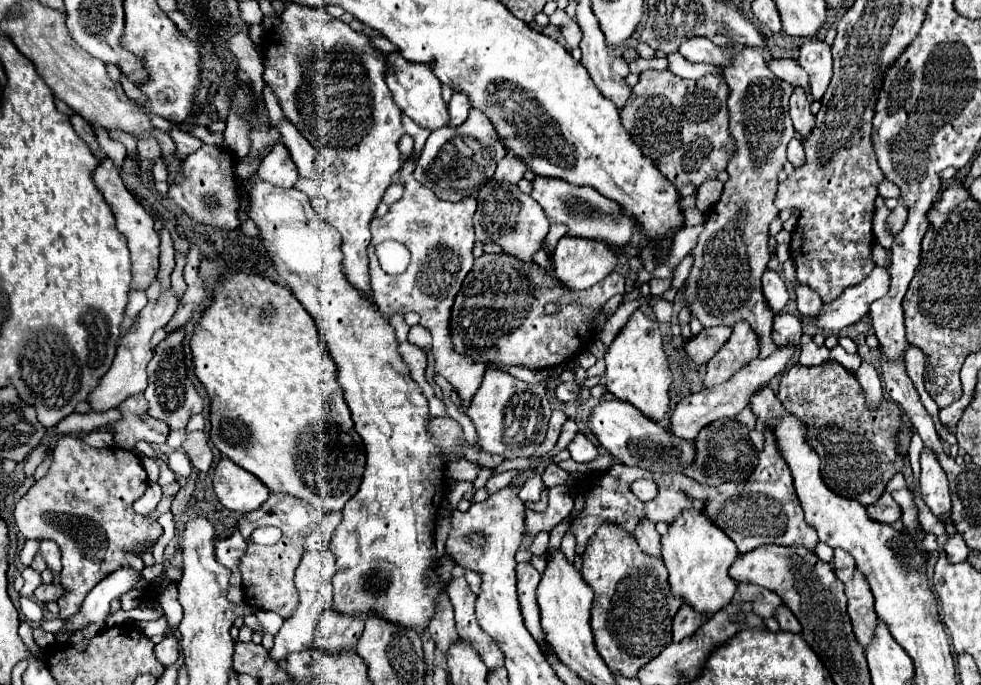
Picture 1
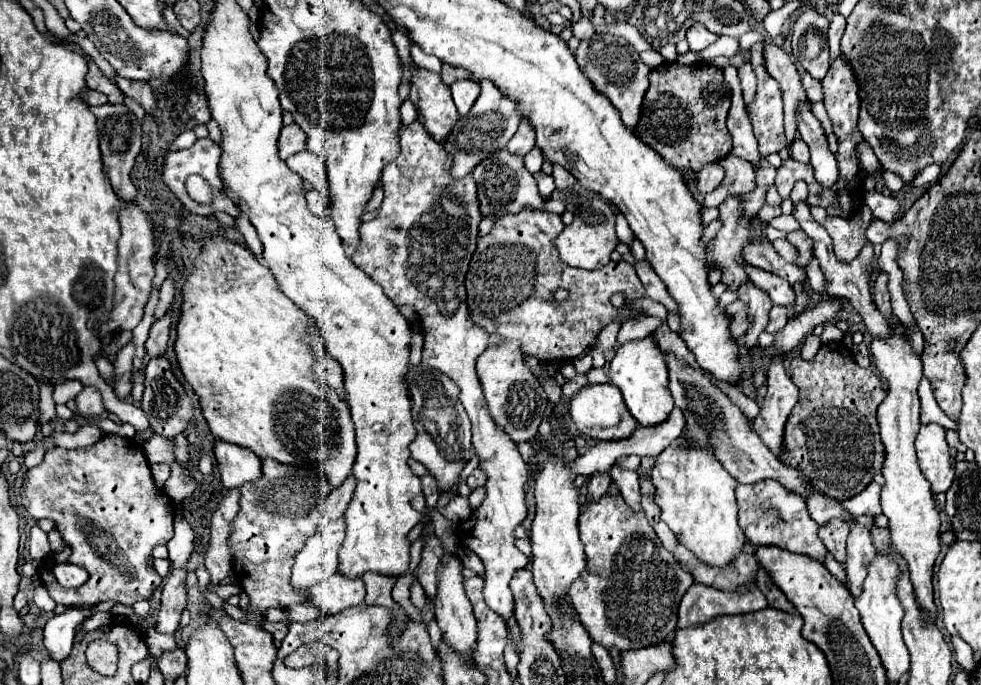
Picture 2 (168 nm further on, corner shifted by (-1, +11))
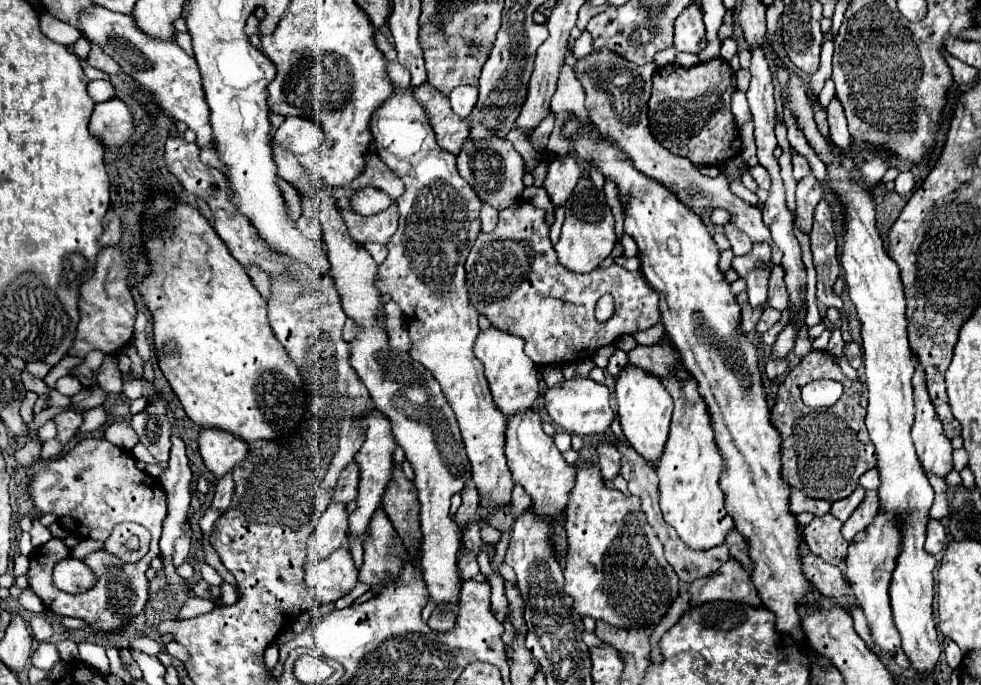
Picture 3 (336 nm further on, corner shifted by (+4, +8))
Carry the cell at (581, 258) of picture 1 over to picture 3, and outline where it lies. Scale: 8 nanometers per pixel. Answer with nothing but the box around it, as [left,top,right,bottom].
[554,175,614,273]

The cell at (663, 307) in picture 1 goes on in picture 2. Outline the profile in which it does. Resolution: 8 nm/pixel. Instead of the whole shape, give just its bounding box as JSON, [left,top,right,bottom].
[617,312,661,346]

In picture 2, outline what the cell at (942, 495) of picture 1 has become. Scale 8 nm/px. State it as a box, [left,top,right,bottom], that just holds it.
[915,424,955,494]

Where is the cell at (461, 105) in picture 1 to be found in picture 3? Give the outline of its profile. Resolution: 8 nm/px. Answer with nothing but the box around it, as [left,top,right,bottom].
[450,85,478,119]

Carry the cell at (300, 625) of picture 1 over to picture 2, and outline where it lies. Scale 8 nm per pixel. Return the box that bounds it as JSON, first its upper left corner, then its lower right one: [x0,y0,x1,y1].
[291,520,345,590]

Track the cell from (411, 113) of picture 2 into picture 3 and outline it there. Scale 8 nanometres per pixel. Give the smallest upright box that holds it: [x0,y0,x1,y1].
[388,63,412,91]

